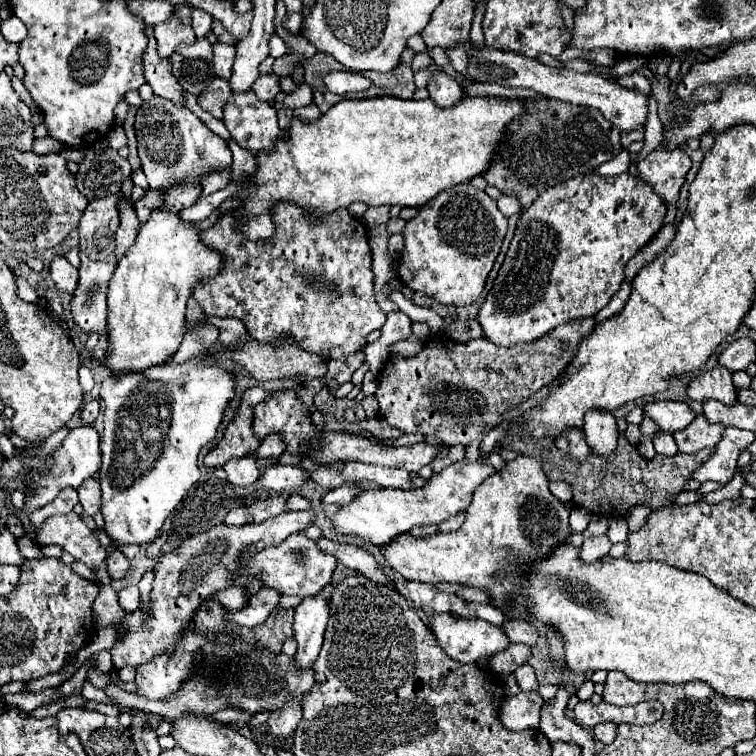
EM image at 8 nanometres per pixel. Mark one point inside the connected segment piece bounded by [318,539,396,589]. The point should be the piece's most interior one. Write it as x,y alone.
349,554

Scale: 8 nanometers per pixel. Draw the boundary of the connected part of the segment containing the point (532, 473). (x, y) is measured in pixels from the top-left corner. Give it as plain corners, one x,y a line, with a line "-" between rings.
518,455
502,471
490,475
474,493
466,511
466,521
454,533
438,533
428,539
402,535
382,547
388,567
398,571
406,581
420,583
458,583
480,587
490,595
490,603
504,613
508,621
530,621
530,603
524,595
522,577
538,561
552,555
570,537
570,511
548,491
548,479
542,463
528,455

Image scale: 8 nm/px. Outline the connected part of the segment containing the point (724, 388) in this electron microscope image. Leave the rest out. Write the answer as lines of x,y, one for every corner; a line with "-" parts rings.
716,365
714,369
706,371
702,377
694,377
688,385
688,397
694,401
720,401
724,405
734,405
736,389
732,385
732,373

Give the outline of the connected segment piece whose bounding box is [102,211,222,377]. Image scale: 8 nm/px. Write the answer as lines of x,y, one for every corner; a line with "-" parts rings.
154,211
150,215
150,221
140,227
134,245
118,261
118,267
108,283
108,347
102,365
108,367
114,377
120,377
122,373
142,373
154,365
168,361
178,351
186,331
186,299
192,295
192,289
198,281
214,277
220,267
220,253
214,253
214,249
200,243
200,233
192,227
192,223
180,223
178,213

